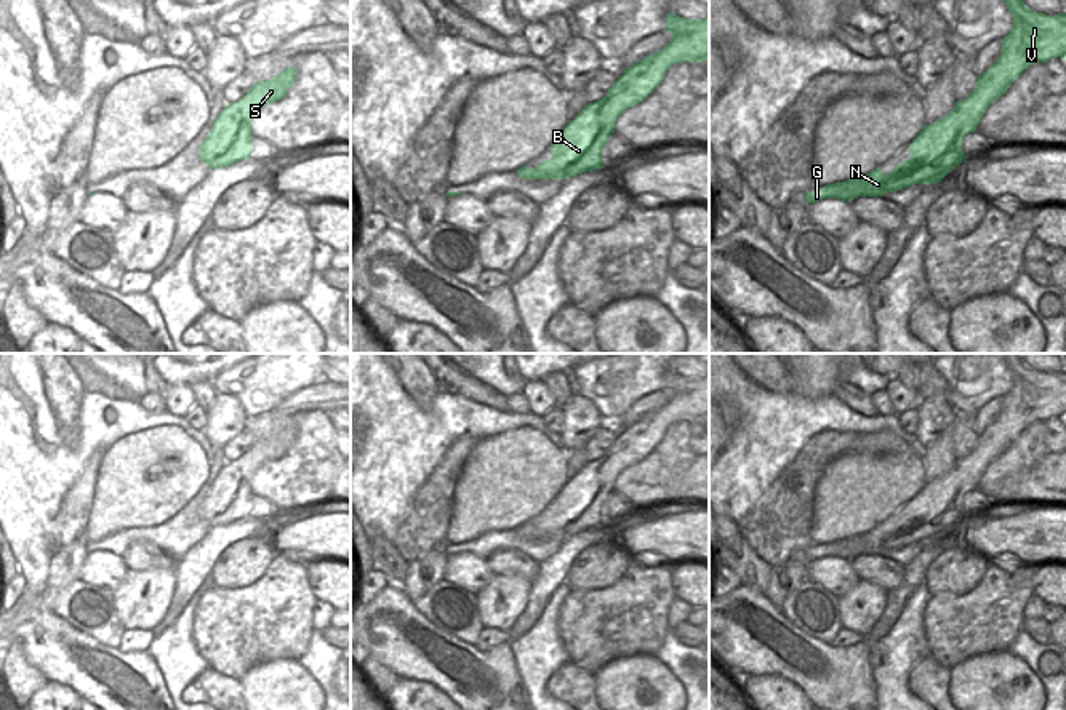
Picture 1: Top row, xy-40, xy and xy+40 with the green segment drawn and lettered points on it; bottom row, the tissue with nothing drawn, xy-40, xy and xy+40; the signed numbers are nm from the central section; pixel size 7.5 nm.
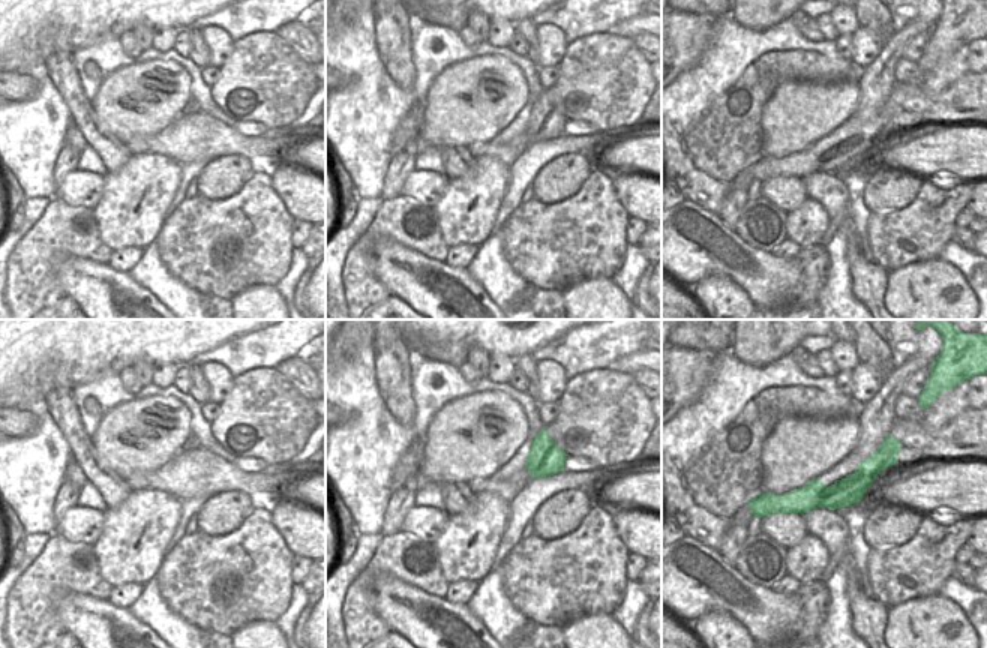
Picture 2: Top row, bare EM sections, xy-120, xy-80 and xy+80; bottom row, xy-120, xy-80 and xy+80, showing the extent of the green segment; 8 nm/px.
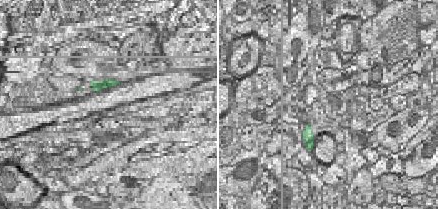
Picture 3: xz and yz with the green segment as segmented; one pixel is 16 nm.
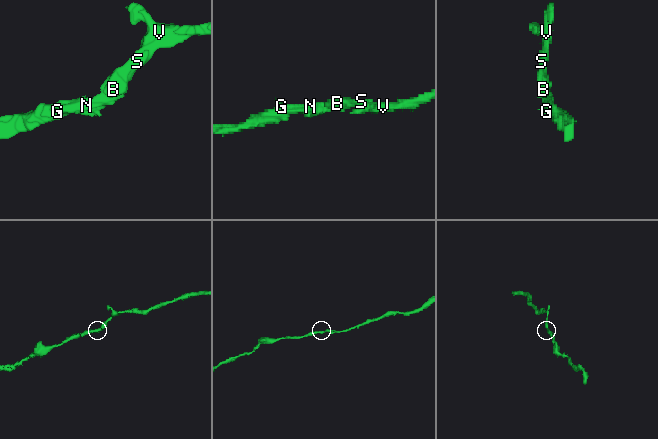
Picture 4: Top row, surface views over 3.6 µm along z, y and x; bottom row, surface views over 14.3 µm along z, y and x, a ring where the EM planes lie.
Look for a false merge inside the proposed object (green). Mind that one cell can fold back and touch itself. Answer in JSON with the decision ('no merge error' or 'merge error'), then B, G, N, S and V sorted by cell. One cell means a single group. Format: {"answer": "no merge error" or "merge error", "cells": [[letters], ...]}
{"answer": "no merge error", "cells": [["B", "G", "N", "S", "V"]]}

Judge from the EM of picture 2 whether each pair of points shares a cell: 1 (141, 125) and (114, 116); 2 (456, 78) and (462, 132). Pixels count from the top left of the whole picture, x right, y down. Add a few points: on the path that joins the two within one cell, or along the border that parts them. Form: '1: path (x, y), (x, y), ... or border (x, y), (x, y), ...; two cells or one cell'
1: path (135, 119), (132, 116), (120, 116); one cell
2: path (456, 92), (455, 96), (462, 104), (462, 119); one cell

